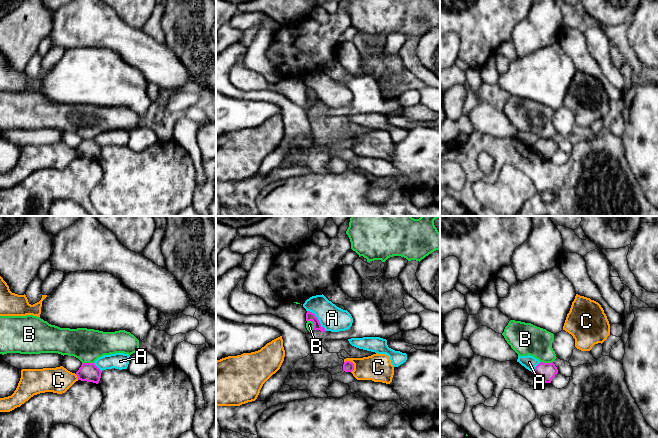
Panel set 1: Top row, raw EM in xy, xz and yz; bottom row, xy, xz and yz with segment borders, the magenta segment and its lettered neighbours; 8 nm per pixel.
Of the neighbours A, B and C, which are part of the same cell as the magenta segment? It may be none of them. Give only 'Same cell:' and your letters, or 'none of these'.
Same cell: none of these

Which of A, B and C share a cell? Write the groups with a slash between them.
A / B / C

